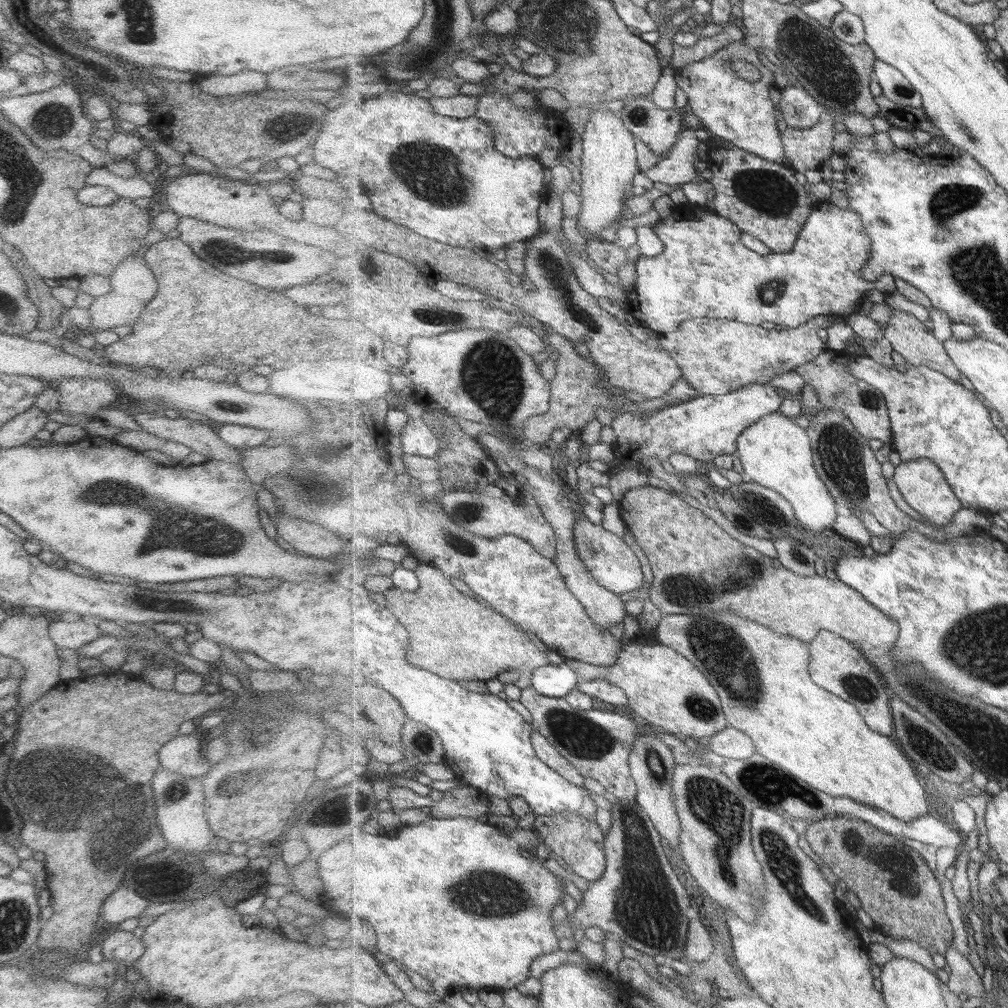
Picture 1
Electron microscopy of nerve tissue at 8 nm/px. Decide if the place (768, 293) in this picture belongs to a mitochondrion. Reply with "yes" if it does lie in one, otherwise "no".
yes

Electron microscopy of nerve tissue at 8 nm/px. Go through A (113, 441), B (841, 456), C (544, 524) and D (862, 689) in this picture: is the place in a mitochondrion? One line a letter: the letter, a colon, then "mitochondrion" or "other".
A: other
B: mitochondrion
C: other
D: mitochondrion

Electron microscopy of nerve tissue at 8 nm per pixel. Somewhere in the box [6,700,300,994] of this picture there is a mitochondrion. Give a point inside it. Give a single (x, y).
(54, 787)

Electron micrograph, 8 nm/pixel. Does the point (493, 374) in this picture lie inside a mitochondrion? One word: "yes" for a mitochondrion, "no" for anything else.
yes

